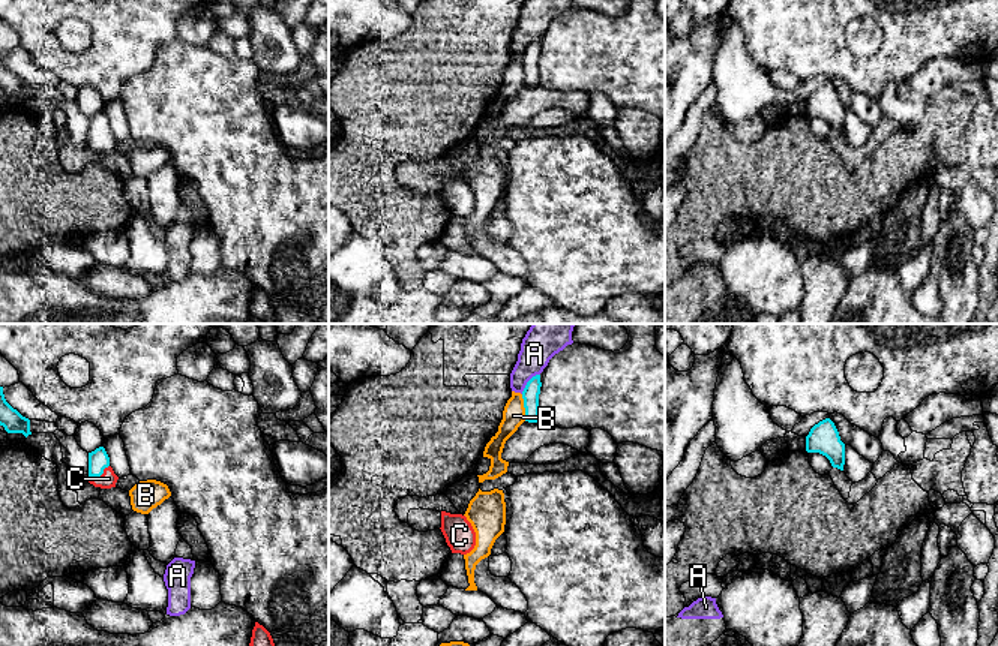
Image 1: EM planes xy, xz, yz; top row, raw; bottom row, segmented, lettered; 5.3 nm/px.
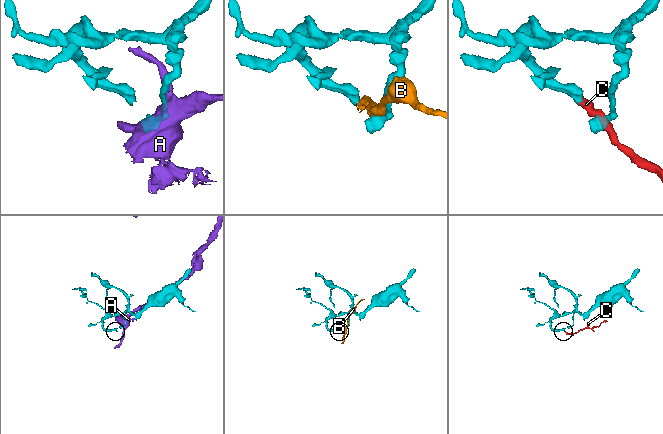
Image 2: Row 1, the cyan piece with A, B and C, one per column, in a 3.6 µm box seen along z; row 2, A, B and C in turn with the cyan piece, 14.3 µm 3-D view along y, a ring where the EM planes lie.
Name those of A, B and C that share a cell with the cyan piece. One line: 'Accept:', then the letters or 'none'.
Accept: C

